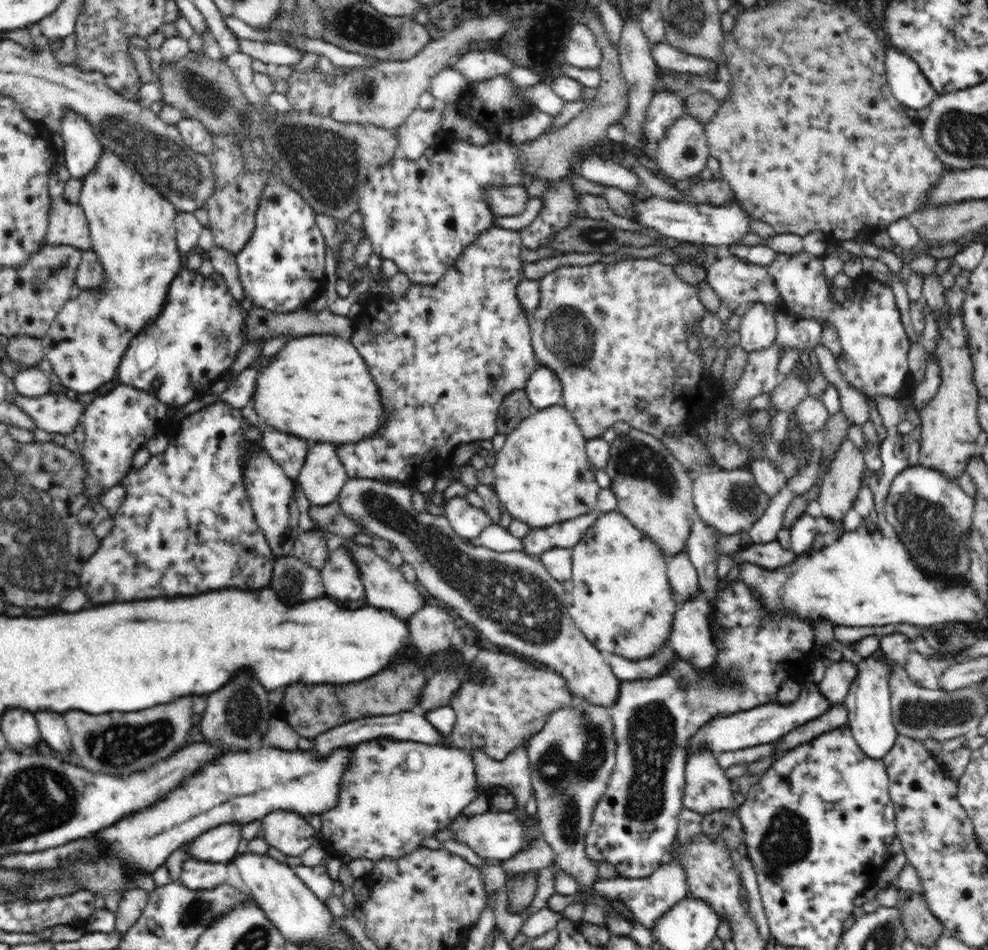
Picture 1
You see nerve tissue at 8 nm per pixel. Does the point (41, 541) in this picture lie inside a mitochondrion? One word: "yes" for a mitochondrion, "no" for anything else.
yes

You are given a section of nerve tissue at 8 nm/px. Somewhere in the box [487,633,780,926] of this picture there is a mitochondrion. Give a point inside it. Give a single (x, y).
(651, 732)

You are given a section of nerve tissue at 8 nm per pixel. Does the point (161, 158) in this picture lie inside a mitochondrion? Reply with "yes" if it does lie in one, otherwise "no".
yes

